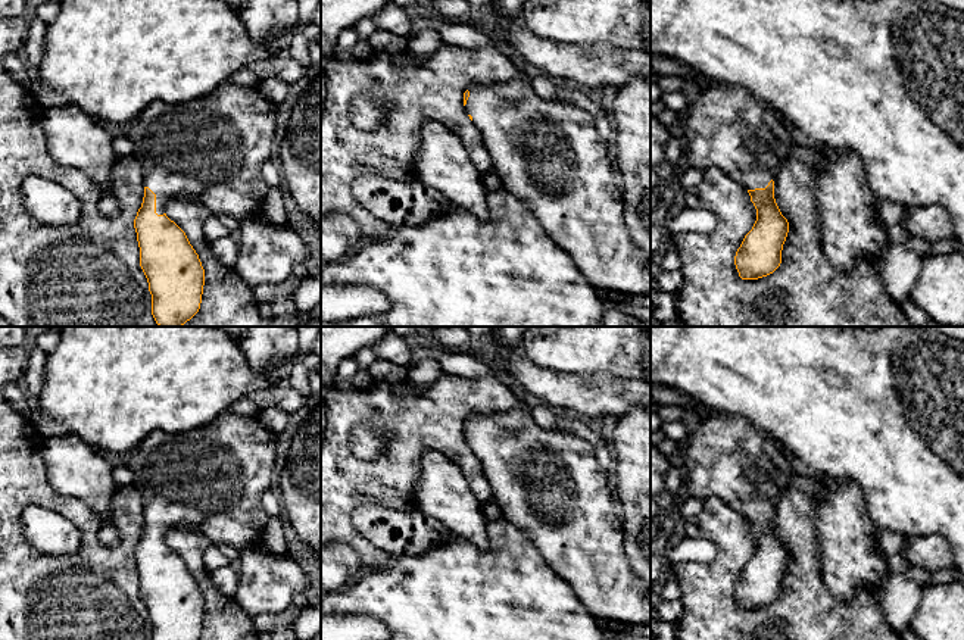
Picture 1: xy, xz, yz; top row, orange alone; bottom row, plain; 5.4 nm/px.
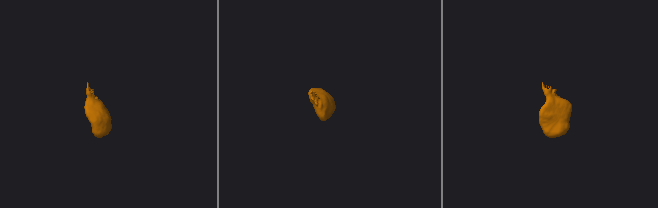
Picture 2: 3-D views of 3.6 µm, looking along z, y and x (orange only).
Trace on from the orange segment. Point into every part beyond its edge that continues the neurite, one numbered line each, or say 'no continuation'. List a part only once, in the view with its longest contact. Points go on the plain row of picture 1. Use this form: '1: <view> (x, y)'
1: xy (209, 480)

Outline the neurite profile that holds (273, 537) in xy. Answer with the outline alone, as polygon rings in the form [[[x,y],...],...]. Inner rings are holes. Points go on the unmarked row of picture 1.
[[[269,516],[262,531],[262,543],[272,555],[287,555],[287,541],[280,518]]]

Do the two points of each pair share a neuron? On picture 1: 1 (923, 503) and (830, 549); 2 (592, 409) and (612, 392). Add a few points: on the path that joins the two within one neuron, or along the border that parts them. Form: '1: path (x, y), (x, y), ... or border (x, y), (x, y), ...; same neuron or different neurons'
1: border (863, 495), (867, 514), (877, 527); different neurons
2: path (596, 405), (608, 395); same neuron

